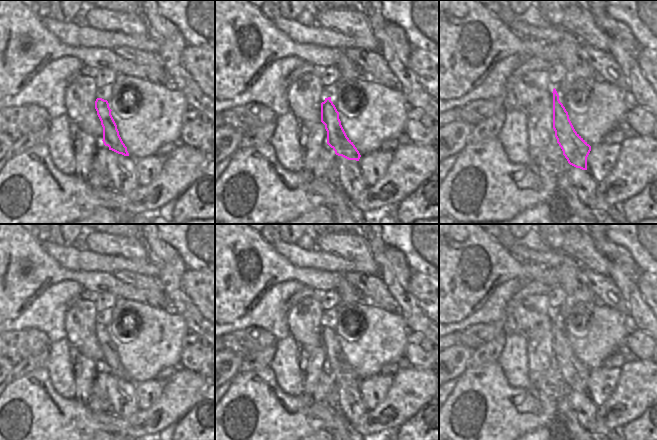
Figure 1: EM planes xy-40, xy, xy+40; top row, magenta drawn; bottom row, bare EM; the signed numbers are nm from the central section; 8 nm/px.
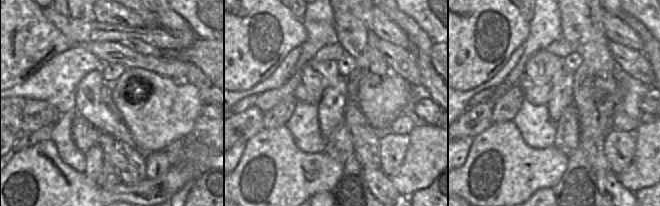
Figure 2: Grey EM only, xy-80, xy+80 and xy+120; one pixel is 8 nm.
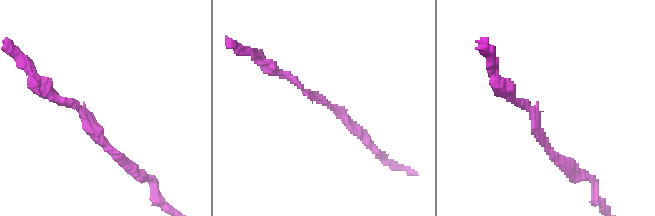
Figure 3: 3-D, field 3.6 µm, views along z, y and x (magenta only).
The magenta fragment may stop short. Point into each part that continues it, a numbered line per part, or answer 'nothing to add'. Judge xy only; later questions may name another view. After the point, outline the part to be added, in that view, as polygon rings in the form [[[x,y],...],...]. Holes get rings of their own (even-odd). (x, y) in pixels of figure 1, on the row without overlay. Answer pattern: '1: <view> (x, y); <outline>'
nothing to add

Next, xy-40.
nothing to add

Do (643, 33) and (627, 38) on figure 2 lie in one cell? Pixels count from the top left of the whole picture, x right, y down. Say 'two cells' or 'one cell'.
two cells

